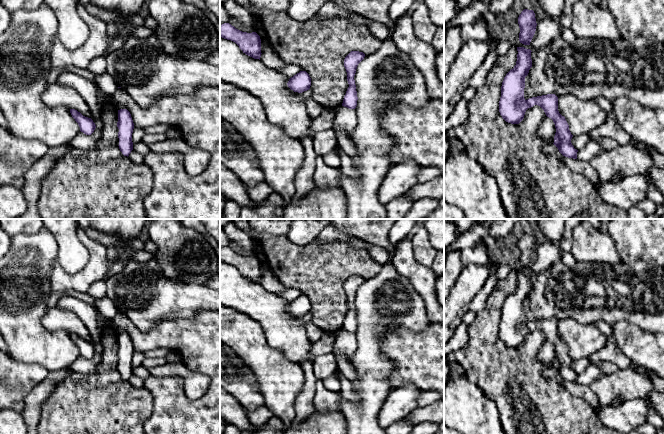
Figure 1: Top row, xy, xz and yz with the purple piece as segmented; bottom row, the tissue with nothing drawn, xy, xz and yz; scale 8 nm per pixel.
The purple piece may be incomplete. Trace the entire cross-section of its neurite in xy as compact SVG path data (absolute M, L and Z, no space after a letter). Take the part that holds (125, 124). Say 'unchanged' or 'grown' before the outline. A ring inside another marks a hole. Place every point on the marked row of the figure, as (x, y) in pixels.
unchanged; M127 109L118 110L117 127L119 129L119 149L124 156L128 157L133 150L132 133L134 123L131 114Z

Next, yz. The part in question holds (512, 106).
unchanged; M517 47L517 51L516 65L506 74L502 82L500 115L508 123L519 124L528 108L534 105L540 106L555 124L556 133L553 144L563 156L577 159L578 150L571 143L573 135L565 117L558 111L558 97L555 94L547 94L527 100L524 98L525 77L532 67L532 51L524 47Z

